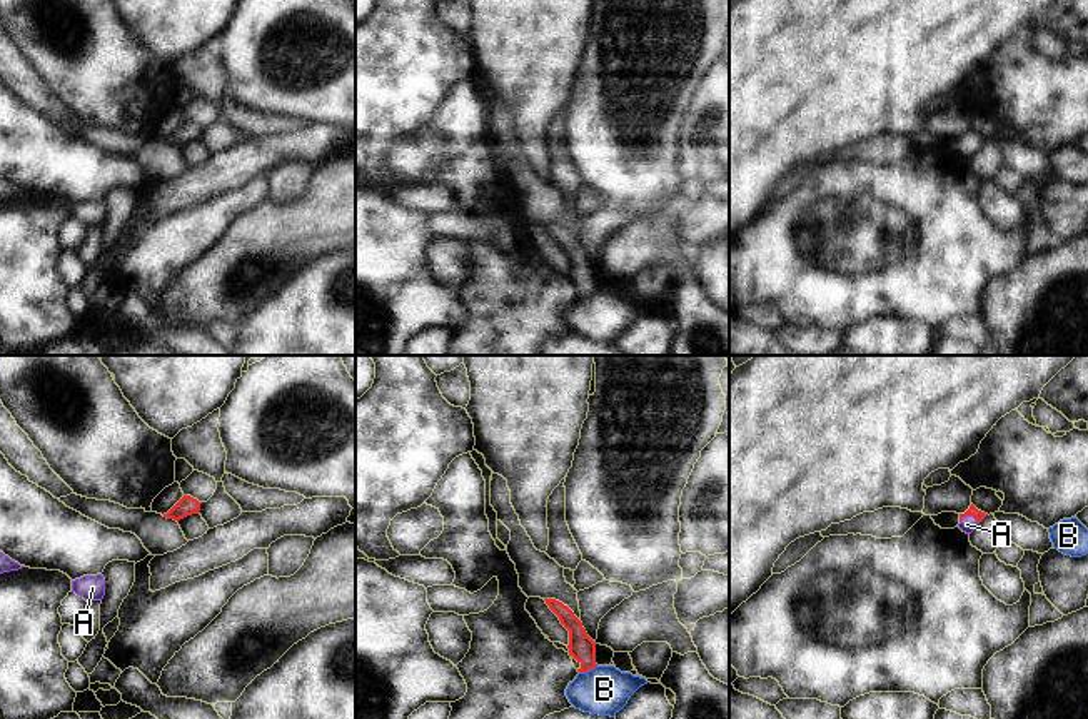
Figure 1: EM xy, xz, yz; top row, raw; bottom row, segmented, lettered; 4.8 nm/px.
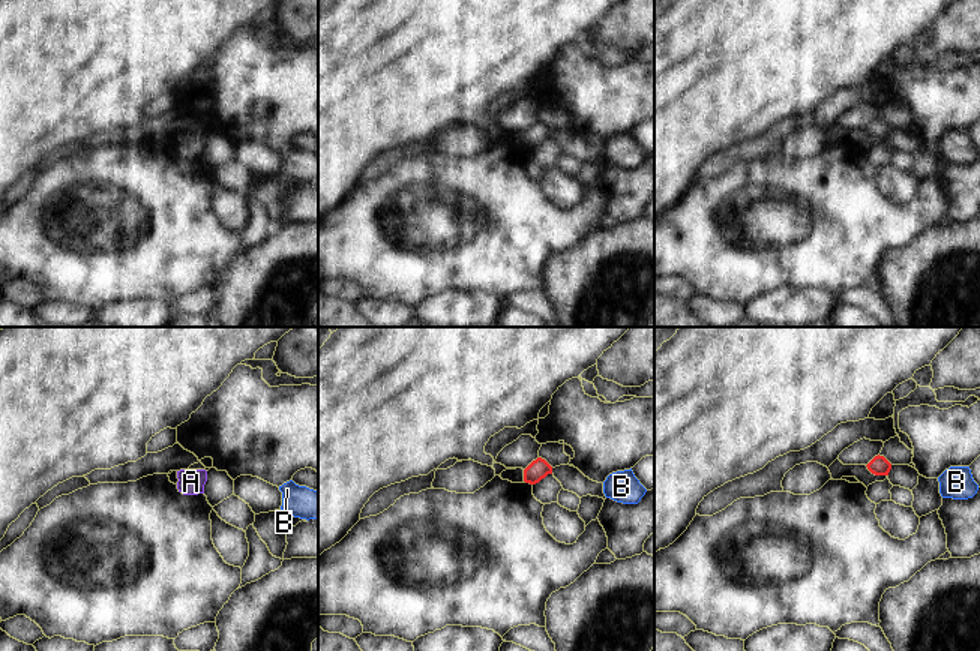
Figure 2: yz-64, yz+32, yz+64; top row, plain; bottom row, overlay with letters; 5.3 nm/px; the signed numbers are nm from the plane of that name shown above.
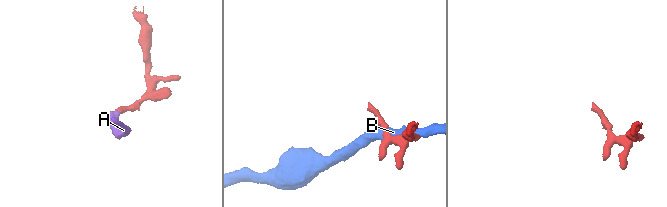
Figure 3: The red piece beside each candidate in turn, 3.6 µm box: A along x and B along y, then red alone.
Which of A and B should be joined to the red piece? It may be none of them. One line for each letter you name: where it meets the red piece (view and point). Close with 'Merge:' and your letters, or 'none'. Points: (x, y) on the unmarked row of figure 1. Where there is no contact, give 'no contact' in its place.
A: contact yz (970, 140)
Merge: A

